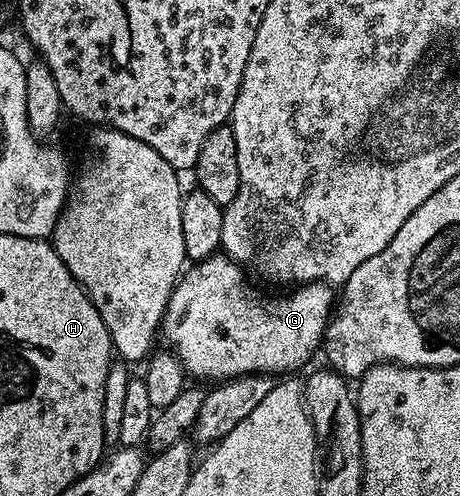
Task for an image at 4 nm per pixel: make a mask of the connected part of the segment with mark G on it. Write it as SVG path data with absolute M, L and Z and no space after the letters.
M215 254L199 260L183 271L168 298L166 312L160 325L165 347L177 356L187 377L209 382L231 380L234 376L255 374L290 374L293 368L306 364L314 351L324 344L326 326L332 319L336 292L325 282L315 282L295 287L287 296L265 296L246 281L243 265L225 254Z

